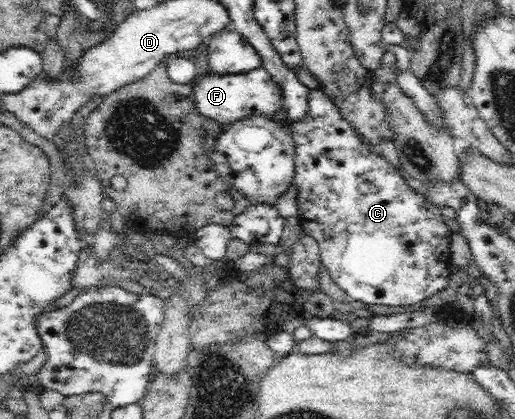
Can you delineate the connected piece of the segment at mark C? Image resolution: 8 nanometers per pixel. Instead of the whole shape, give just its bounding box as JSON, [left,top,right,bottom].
[292,88,455,305]

